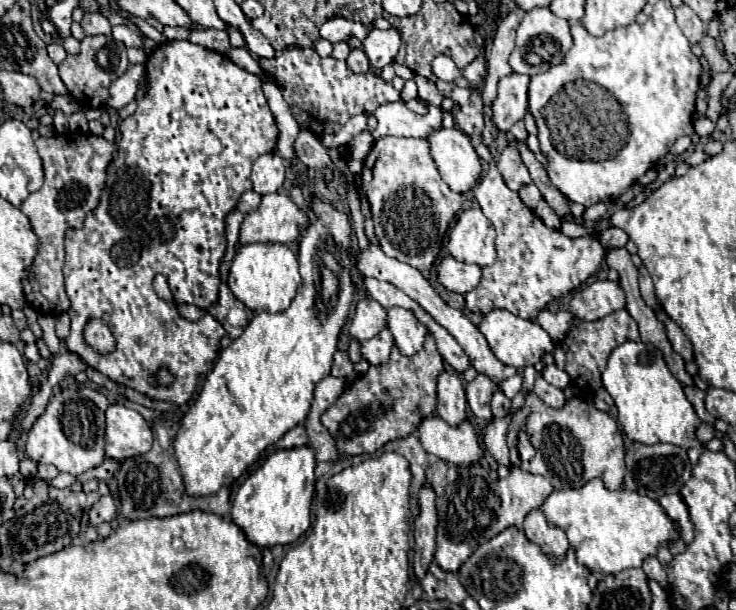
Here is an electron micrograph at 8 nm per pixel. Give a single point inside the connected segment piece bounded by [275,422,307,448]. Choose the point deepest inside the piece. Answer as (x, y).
(297, 437)

